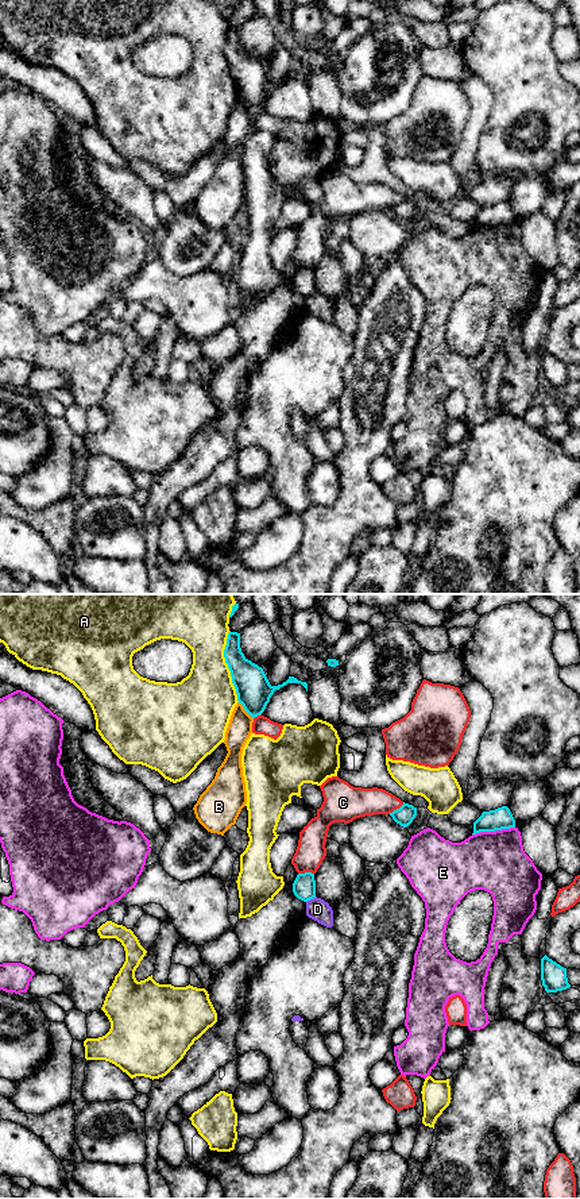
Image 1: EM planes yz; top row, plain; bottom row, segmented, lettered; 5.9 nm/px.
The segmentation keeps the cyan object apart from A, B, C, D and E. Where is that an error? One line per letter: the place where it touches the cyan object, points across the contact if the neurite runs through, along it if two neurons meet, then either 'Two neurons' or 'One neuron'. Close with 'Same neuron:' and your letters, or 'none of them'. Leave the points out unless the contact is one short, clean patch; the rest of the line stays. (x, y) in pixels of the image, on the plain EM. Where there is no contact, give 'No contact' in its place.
A: Touches cyan at yz (228, 61). Two neurons
B: Touches cyan at yz (244, 104). Two neurons
C: Touches cyan at yz (397, 204). Two neurons
D: Touches cyan at yz (310, 293). Boundary: yz (316, 292), (306, 297). Two neurons
E: Touches cyan at yz (492, 226). Two neurons
Same neuron: none of them

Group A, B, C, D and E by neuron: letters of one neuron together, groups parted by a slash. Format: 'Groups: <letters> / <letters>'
Groups: A / B / C / D / E

